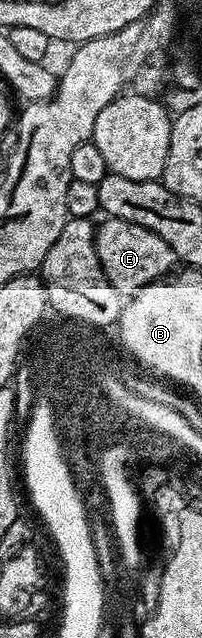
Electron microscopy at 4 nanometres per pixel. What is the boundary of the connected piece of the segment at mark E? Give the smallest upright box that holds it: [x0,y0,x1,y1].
[95,217,177,296]

